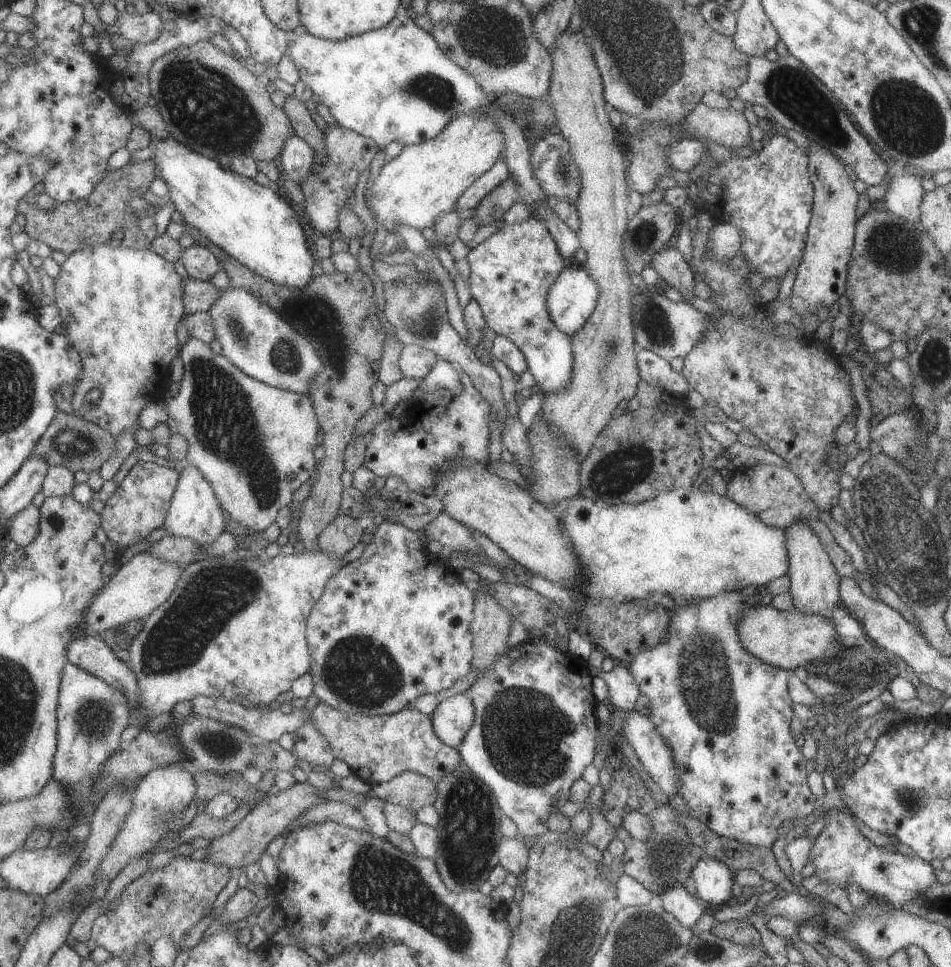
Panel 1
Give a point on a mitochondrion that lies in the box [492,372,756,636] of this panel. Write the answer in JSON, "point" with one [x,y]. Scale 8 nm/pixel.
{"point":[616,473]}

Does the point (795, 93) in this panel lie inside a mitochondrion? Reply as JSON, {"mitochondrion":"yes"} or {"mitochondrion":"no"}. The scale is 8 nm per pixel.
{"mitochondrion":"yes"}

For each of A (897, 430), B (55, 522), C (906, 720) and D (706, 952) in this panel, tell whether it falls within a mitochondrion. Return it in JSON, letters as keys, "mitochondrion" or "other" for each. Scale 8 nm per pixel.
{"A":"other","B":"other","C":"other","D":"mitochondrion"}

